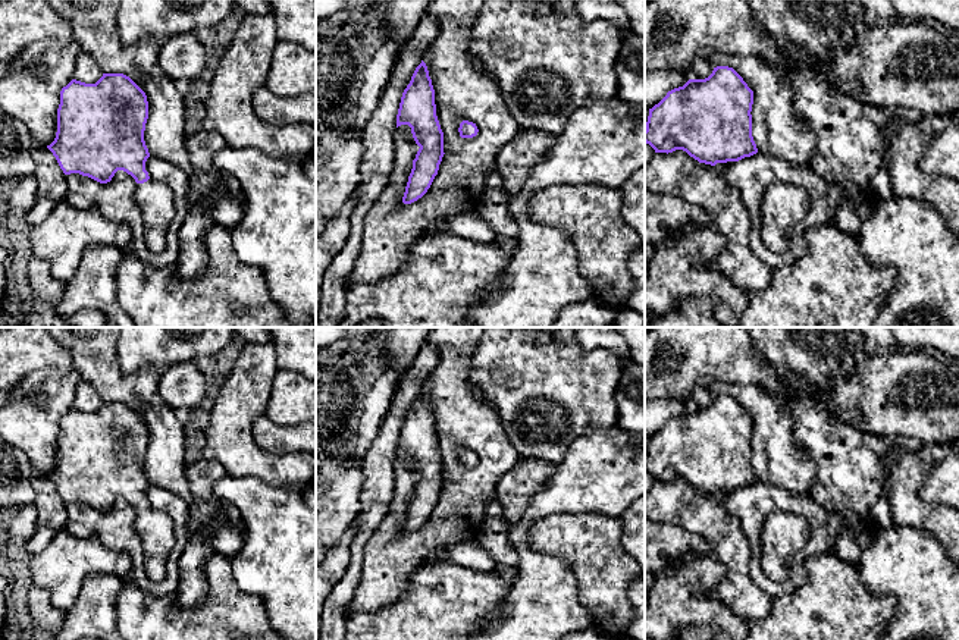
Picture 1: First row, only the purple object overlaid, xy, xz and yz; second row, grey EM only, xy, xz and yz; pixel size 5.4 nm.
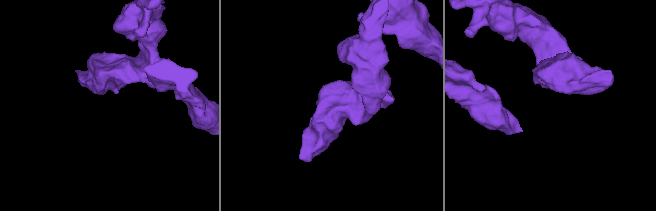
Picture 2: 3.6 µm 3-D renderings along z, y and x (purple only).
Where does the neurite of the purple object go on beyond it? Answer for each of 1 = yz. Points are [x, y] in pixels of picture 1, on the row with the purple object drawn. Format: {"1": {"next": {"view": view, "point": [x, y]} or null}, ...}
{"1": {"next": null}}

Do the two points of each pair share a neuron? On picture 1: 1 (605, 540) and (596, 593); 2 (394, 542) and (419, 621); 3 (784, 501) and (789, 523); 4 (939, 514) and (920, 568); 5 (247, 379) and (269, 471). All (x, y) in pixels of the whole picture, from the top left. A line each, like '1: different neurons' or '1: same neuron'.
1: same neuron
2: different neurons
3: different neurons
4: different neurons
5: same neuron

